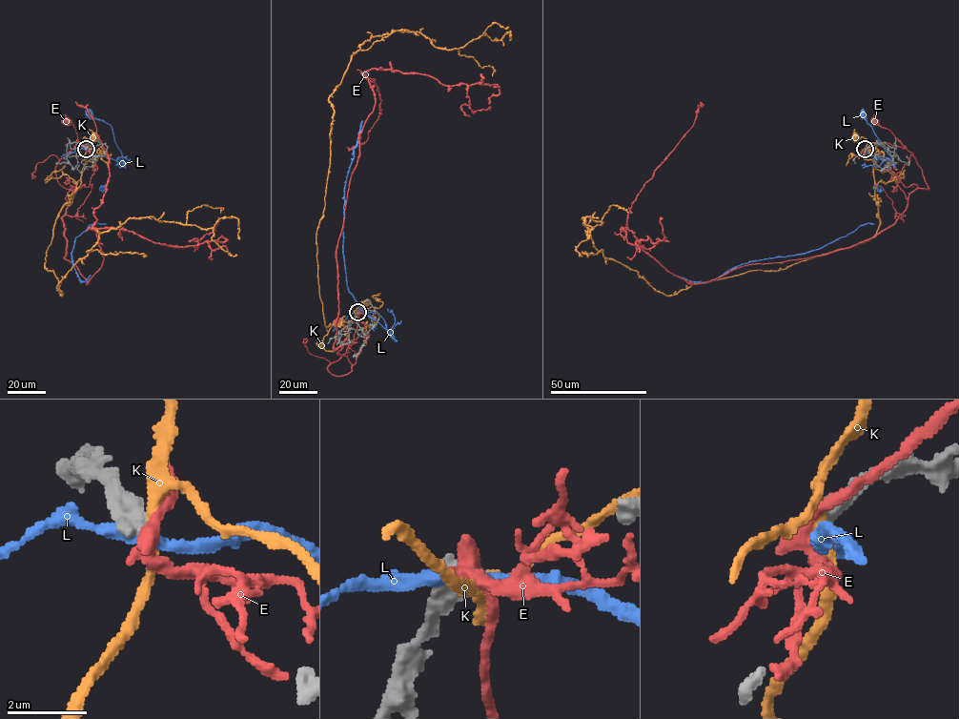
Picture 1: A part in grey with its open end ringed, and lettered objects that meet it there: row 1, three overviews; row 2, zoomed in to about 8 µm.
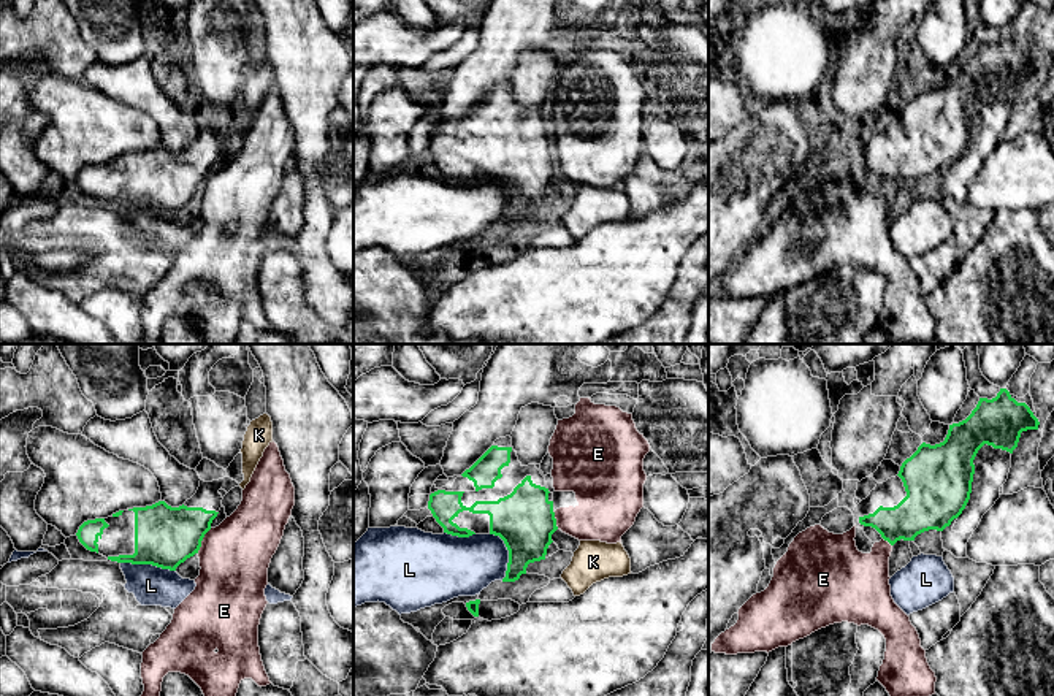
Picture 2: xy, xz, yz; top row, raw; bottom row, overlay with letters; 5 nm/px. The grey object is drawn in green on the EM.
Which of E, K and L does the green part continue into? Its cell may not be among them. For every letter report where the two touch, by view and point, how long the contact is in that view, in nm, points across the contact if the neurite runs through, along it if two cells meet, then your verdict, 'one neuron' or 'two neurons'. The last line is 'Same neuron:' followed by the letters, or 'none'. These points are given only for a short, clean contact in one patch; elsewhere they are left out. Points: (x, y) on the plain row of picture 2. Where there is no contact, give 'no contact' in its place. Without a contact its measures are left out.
E: contact xy (202, 184); length 150 nm; border xy (211, 173), (197, 197); two neurons
K: no contact; two neurons
L: contact xy (148, 208); length 280 nm; two neurons
Same neuron: none

